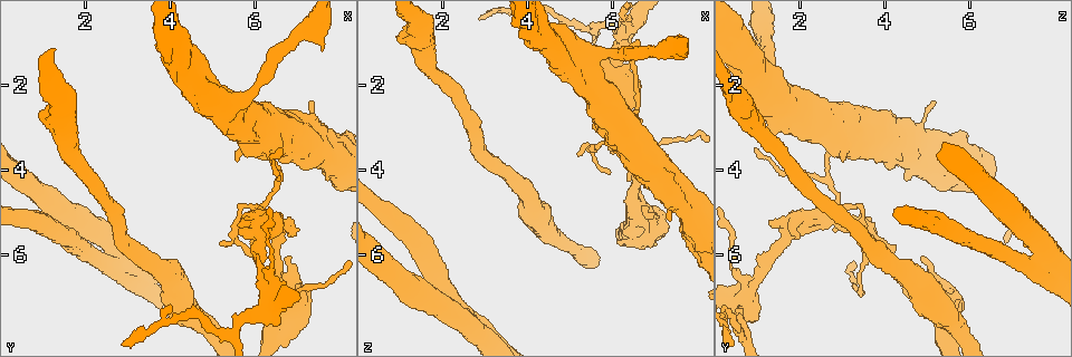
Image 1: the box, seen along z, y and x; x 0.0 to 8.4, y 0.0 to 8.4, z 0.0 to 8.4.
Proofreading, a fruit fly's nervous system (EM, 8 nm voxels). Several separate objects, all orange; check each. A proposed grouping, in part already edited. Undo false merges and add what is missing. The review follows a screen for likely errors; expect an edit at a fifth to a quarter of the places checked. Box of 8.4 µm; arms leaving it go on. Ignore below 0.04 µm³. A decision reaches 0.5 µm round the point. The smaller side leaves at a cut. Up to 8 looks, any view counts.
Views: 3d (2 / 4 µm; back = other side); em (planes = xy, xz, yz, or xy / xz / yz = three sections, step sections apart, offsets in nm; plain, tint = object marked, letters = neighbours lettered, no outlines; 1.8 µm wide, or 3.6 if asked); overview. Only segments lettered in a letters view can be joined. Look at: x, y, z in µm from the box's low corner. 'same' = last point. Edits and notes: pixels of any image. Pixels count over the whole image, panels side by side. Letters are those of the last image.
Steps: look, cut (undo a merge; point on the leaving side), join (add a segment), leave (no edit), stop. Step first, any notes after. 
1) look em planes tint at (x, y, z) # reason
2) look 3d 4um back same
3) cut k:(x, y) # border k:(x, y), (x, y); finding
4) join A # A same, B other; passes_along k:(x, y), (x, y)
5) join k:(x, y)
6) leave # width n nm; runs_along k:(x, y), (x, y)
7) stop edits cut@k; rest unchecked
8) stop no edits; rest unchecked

look em planes letters at (2.65, 5.95, 7.70) # a fork

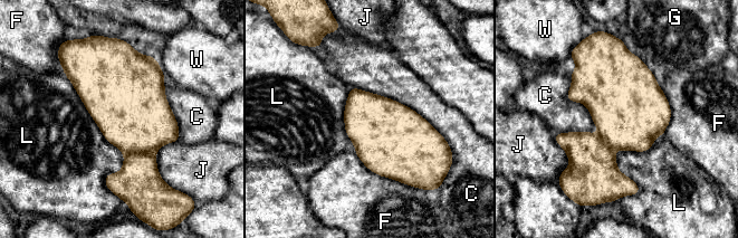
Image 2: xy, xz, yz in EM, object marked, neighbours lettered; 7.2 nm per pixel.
cut 2:(139, 183) # C other, F other, G other, J other, L other, W other; border 2:(154, 153), (124, 154); two neurons meet here

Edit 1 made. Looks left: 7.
look overview

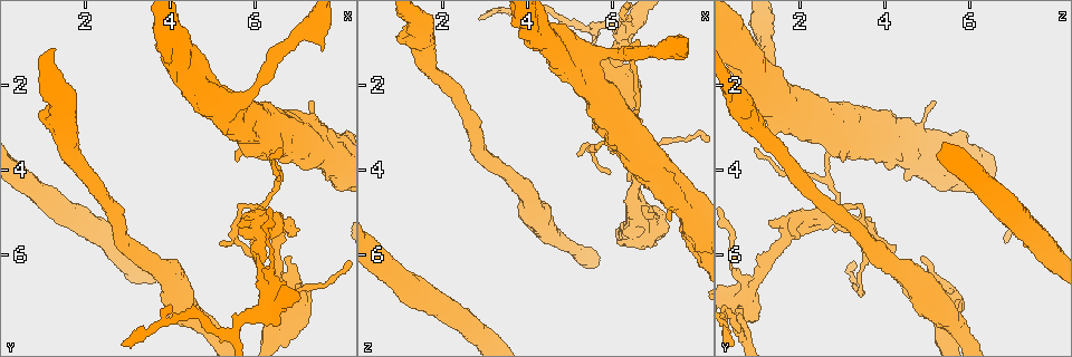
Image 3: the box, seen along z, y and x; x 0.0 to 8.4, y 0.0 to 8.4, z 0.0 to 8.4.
look em xy step 4 tint at (6.30, 7.10, 0.75) # abrupt turn

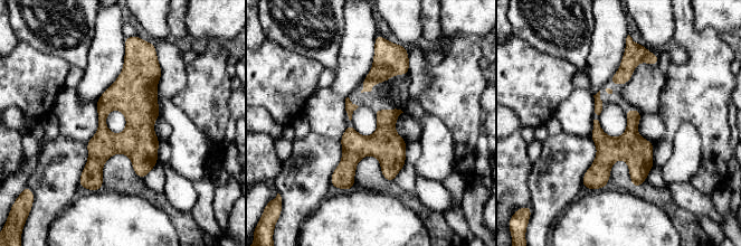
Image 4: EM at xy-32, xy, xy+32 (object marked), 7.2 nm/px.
look em planes tint same # another direction

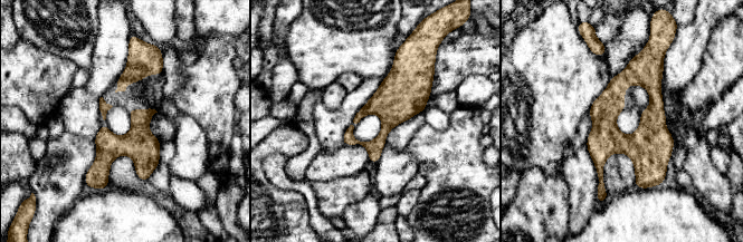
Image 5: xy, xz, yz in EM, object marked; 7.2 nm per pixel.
look em planes letters same # see the neighbours

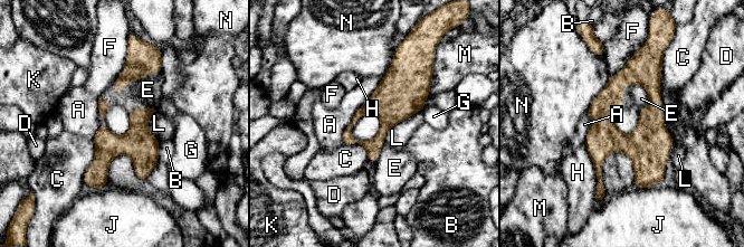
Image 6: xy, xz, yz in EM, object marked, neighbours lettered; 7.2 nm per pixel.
leave # width 200 nm; A other, B other, C other, D other, E other, F other, G other, H other, J other, K other, L other, M other, N other; continuous, no second neuron

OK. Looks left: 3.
look em 3.6um planes letters at (5.55, 2.35, 1.30) # thick turns thin

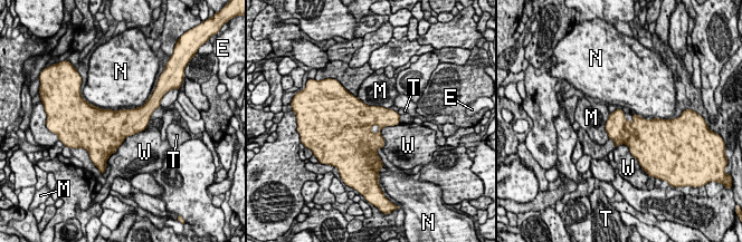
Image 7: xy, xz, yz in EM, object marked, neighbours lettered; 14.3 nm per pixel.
leave # E other, M other, N other, T other, W other; border 7:(145, 127), (129, 135), (108, 157); one neuron here

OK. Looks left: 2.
stop edits cut@2; rest unchecked

